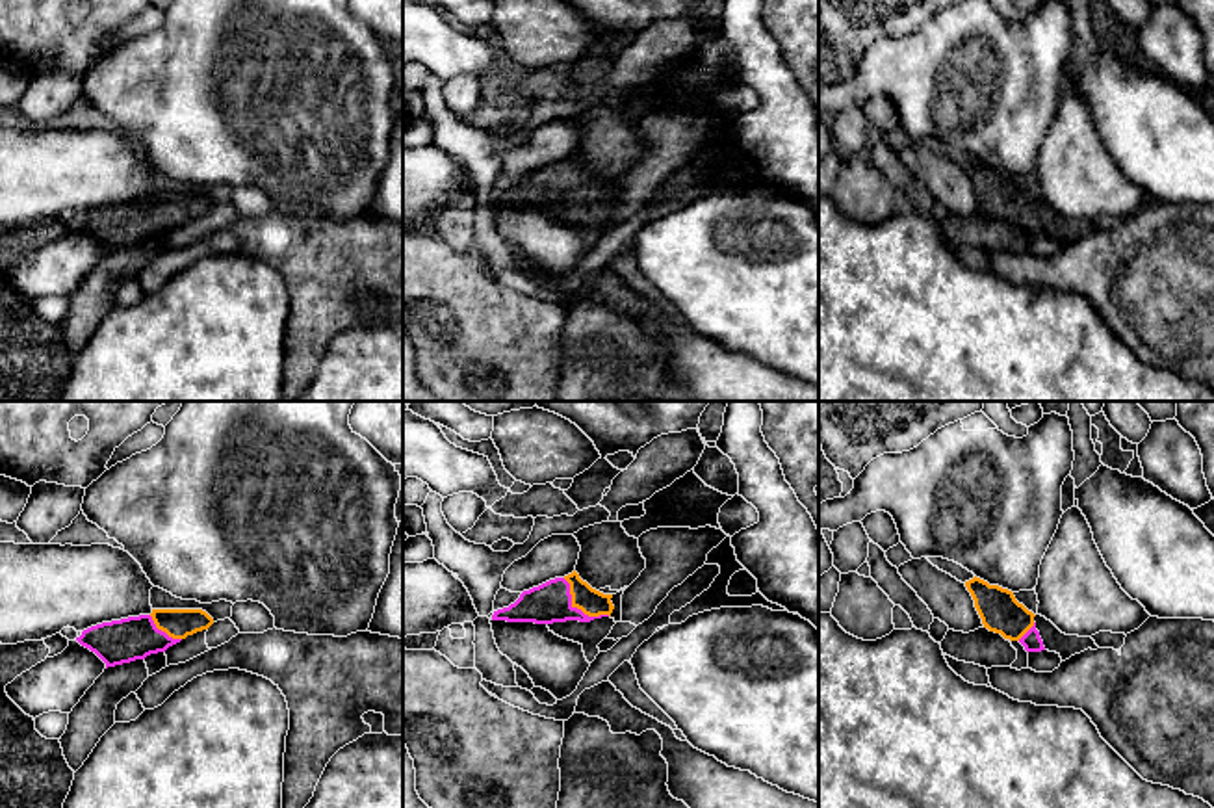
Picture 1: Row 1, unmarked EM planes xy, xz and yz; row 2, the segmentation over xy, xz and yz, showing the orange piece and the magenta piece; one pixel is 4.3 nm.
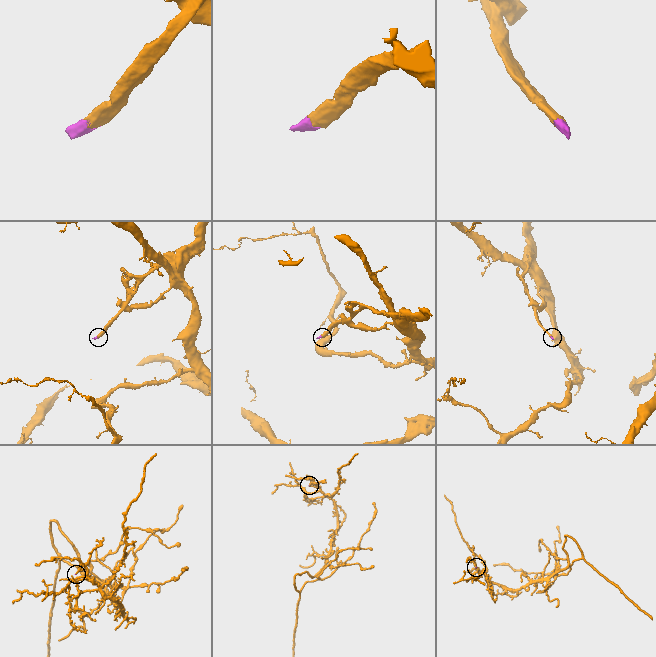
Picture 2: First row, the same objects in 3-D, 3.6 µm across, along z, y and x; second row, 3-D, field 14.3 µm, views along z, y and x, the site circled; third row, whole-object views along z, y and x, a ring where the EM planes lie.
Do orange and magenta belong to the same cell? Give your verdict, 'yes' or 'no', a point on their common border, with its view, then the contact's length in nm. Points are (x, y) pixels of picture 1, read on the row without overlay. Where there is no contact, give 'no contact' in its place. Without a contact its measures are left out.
yes | xz (578, 192) | 260 nm

